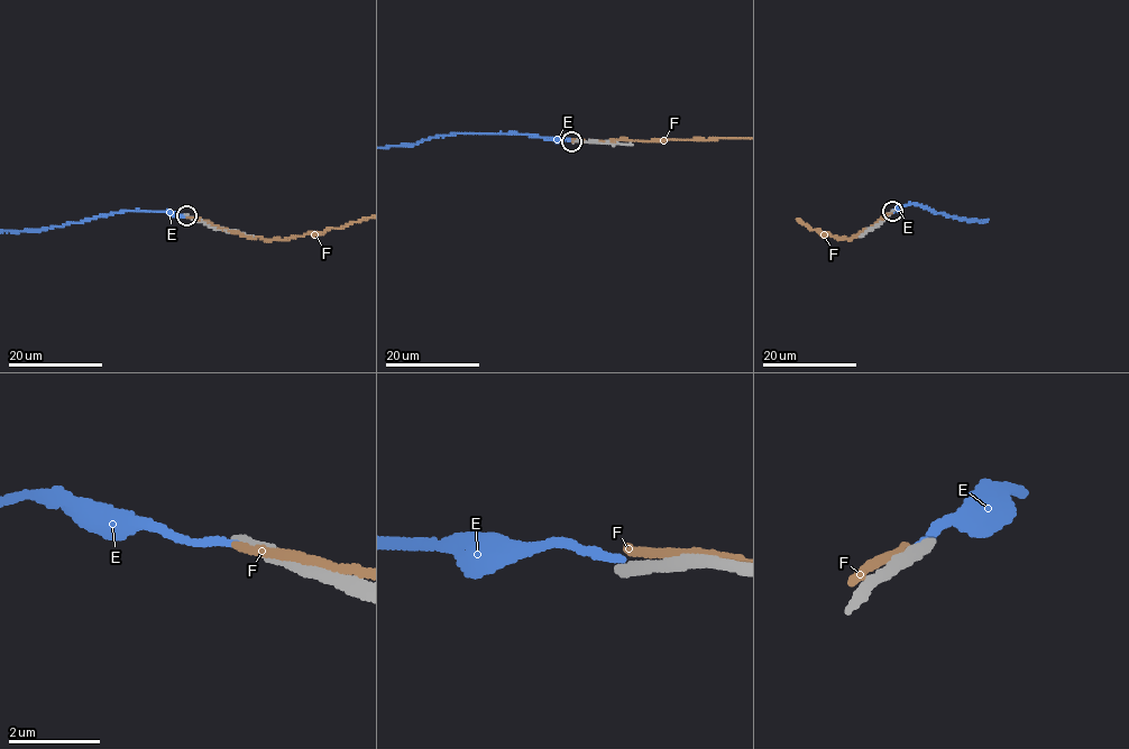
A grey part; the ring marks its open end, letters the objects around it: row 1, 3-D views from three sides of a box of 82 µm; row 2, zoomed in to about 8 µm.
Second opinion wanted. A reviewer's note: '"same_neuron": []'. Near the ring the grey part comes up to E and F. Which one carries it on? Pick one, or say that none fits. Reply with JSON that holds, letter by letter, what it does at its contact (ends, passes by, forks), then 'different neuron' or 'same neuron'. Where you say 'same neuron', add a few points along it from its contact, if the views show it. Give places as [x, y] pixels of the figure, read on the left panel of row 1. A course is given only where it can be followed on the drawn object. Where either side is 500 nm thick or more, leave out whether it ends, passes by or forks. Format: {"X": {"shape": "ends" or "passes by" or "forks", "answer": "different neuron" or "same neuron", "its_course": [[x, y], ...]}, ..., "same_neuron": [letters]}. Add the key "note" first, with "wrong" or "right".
{"note": "right", "E": {"shape": "ends", "answer": "different neuron"}, "F": {"shape": "passes by", "answer": "different neuron"}, "same_neuron": []}

